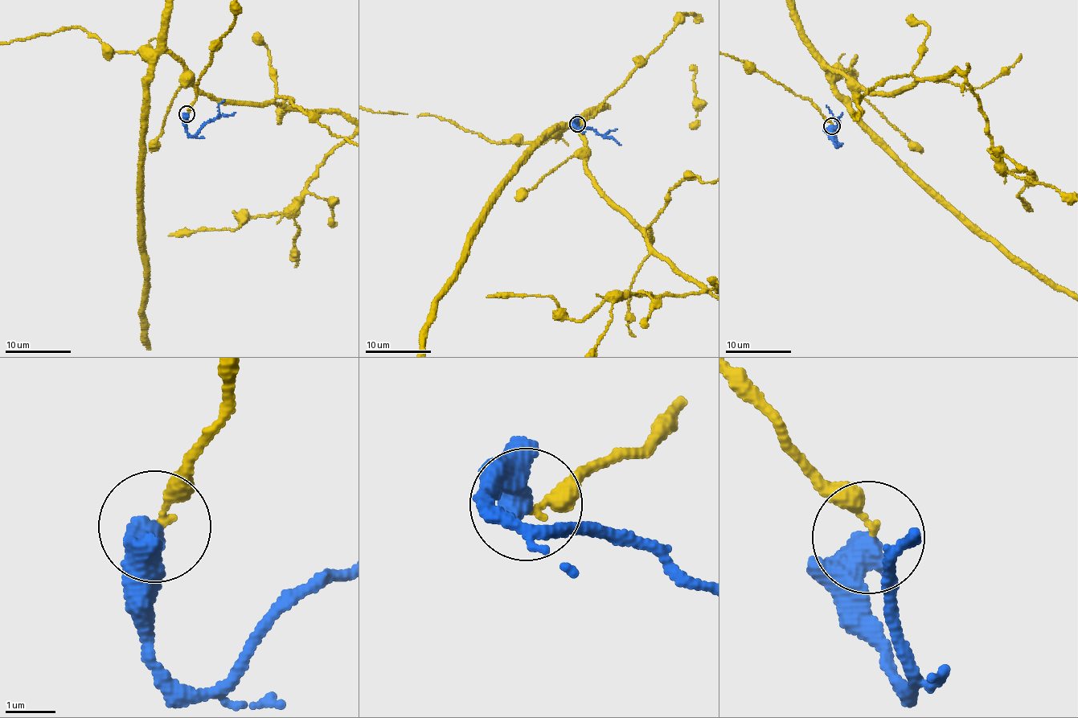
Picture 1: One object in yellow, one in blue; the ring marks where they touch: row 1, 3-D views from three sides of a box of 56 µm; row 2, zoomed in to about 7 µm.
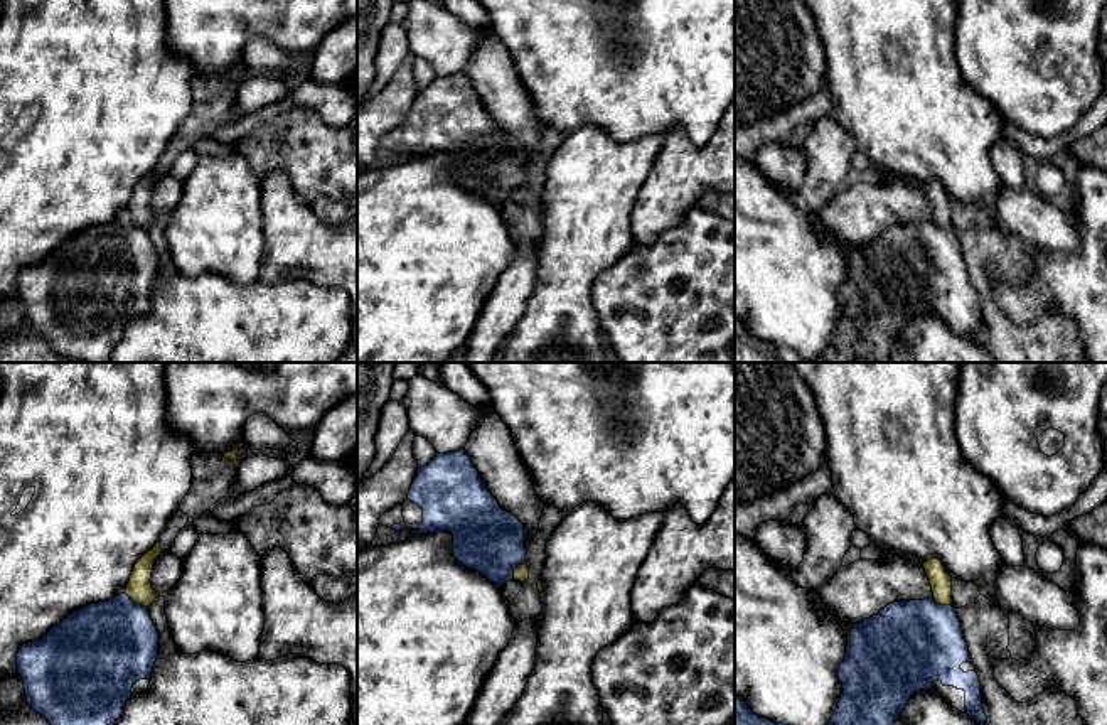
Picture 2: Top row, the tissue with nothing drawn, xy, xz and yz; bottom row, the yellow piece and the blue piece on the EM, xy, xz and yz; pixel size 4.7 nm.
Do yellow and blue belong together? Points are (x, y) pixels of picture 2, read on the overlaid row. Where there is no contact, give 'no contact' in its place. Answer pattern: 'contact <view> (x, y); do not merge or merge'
contact xy (137, 602); do not merge

